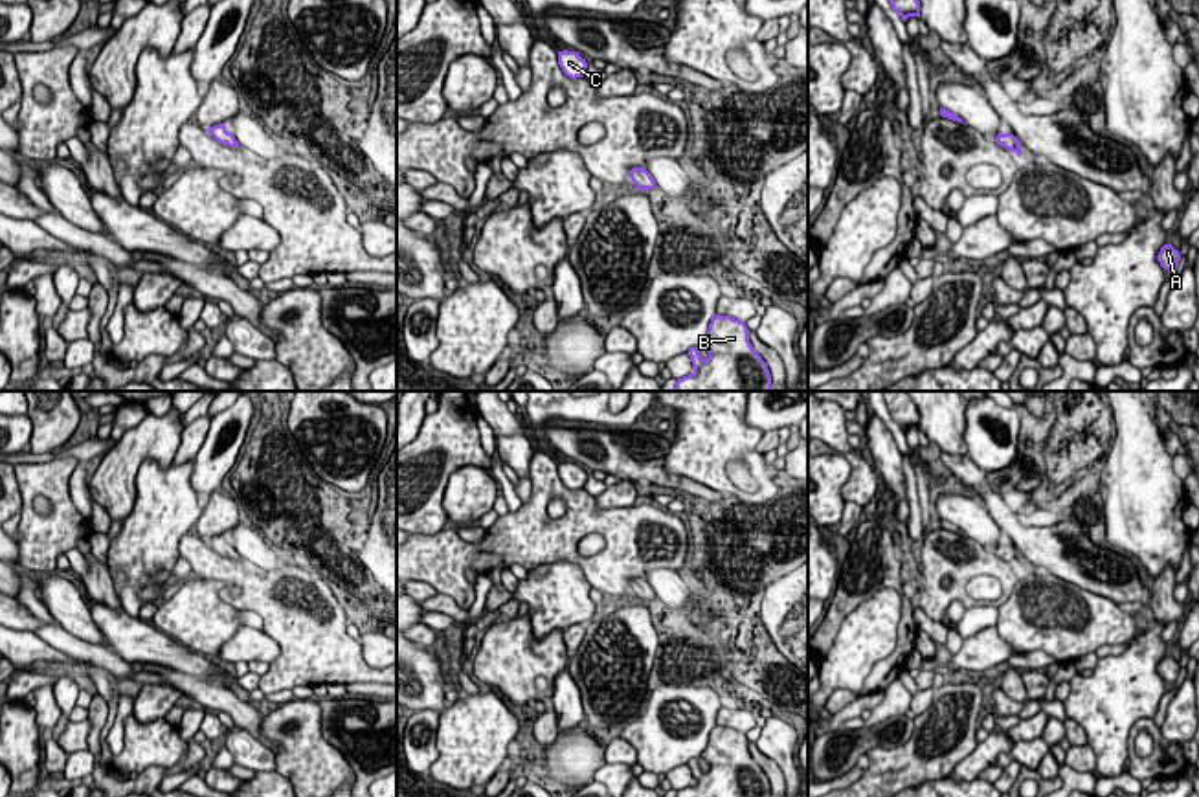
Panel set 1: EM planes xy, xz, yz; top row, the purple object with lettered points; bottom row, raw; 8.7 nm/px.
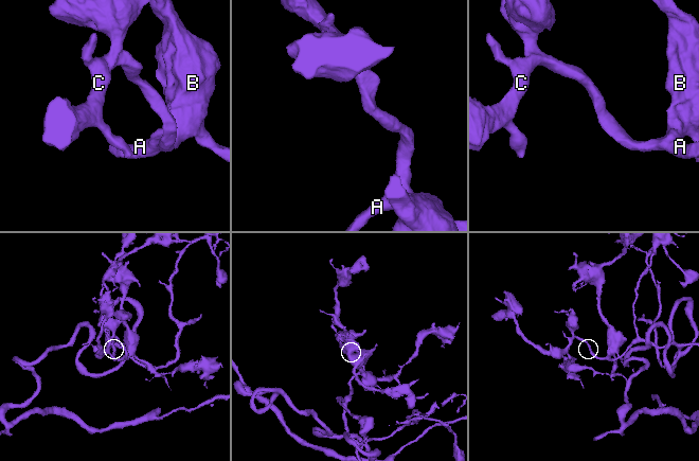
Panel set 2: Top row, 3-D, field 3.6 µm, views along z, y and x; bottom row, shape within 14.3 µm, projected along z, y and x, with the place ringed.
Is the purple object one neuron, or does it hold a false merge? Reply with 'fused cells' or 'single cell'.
single cell

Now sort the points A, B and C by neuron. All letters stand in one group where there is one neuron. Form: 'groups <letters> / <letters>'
groups A B C

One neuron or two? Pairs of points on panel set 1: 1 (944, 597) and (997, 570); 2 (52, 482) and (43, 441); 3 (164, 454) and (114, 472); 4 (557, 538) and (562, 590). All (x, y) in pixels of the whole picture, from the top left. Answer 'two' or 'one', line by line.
1: one
2: two
3: one
4: two

